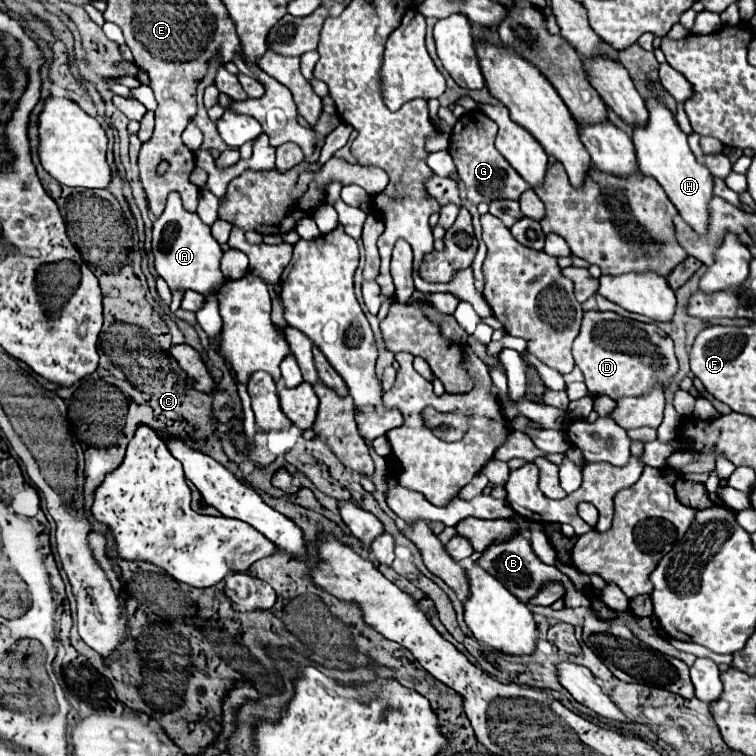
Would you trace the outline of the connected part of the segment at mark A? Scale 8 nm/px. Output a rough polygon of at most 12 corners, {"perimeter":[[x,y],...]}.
{"perimeter":[[169,195],[153,223],[155,269],[207,295],[223,255],[197,213]]}

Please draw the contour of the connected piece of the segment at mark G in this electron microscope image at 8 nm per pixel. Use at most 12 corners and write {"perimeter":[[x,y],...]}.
{"perimeter":[[463,115],[449,153],[471,203],[519,199],[531,185],[503,159],[497,125]]}

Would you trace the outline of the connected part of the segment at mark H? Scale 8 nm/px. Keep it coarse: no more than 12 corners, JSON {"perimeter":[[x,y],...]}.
{"perimeter":[[645,99],[631,137],[639,171],[657,179],[695,233],[707,235],[713,175],[673,113]]}

